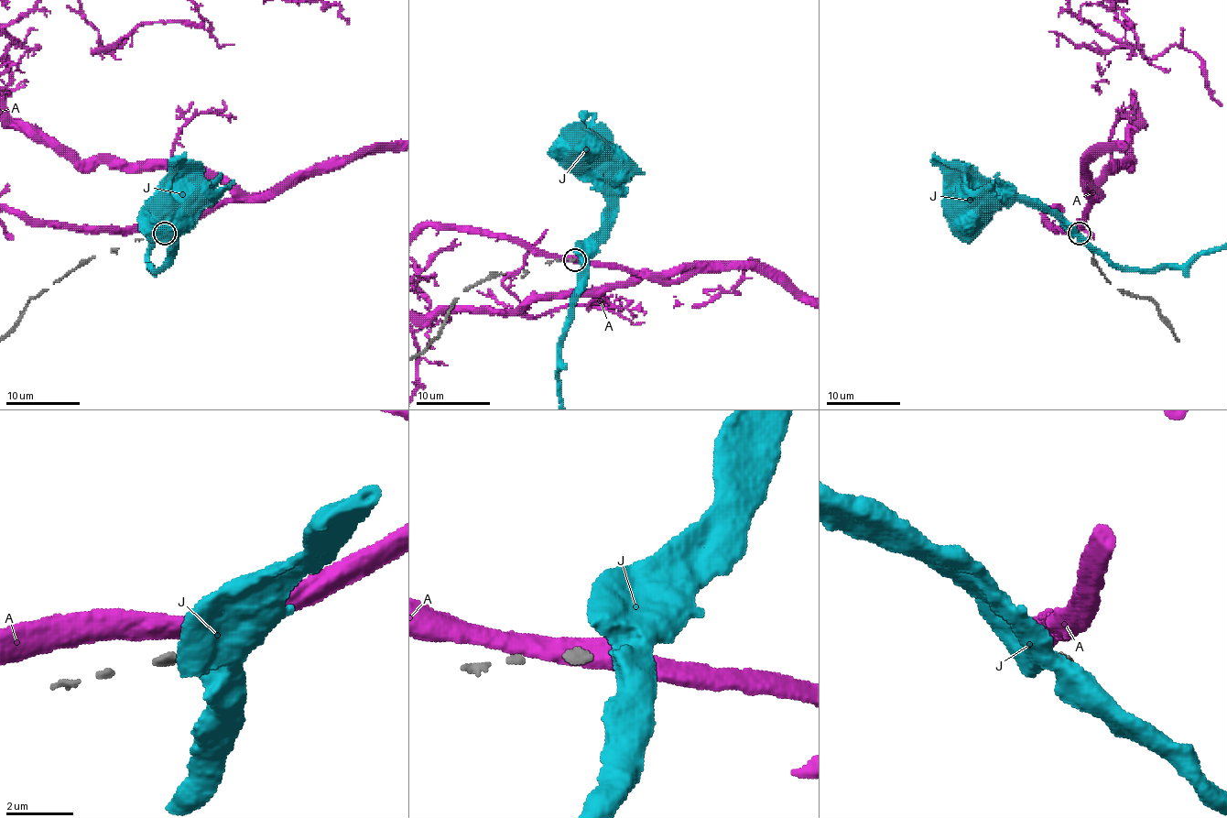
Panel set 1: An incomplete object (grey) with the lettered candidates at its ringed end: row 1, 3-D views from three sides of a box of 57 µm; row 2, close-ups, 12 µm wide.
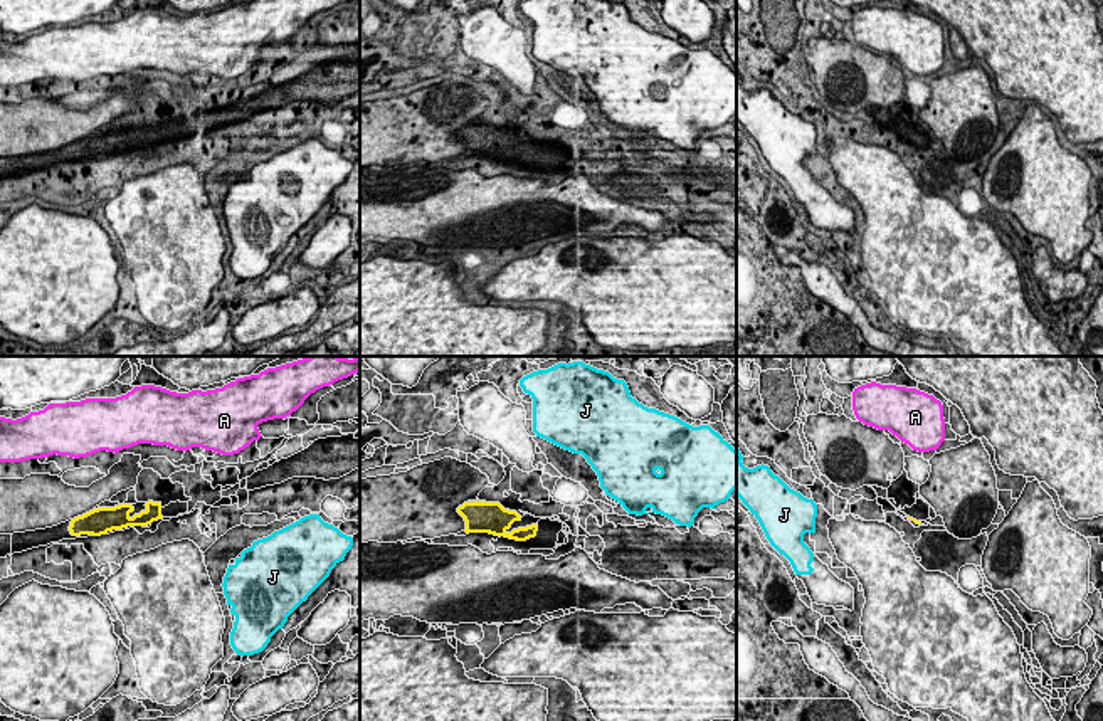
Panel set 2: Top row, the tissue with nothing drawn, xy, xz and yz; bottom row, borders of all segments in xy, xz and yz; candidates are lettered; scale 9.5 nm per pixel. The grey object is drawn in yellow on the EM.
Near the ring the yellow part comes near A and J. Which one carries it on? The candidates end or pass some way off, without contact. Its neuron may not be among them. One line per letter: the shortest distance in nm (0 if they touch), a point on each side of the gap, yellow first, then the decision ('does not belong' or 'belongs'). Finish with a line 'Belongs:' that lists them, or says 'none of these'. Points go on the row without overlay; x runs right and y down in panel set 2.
A: 500 nm | xy (120, 128), (116, 76) | does not belong
J: 700 nm | xz (537, 148), (601, 110) | does not belong
Belongs: none of these

